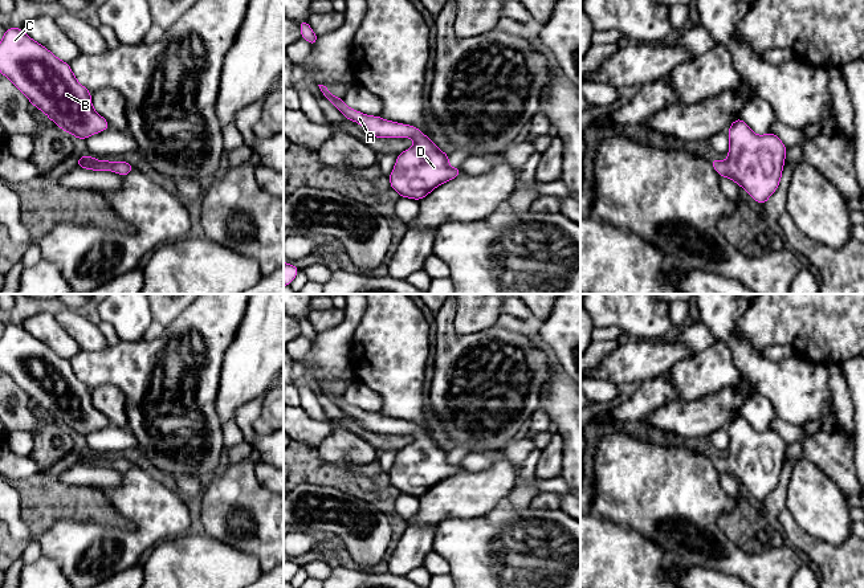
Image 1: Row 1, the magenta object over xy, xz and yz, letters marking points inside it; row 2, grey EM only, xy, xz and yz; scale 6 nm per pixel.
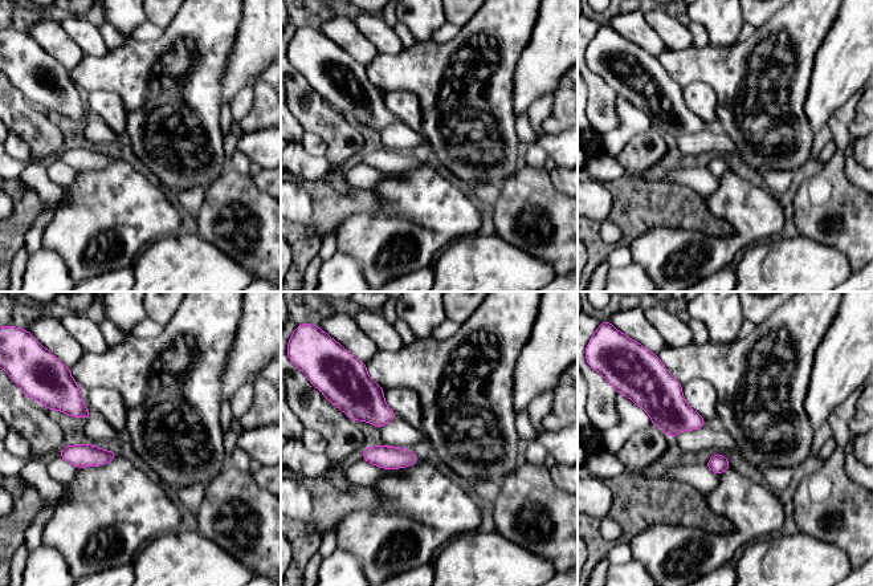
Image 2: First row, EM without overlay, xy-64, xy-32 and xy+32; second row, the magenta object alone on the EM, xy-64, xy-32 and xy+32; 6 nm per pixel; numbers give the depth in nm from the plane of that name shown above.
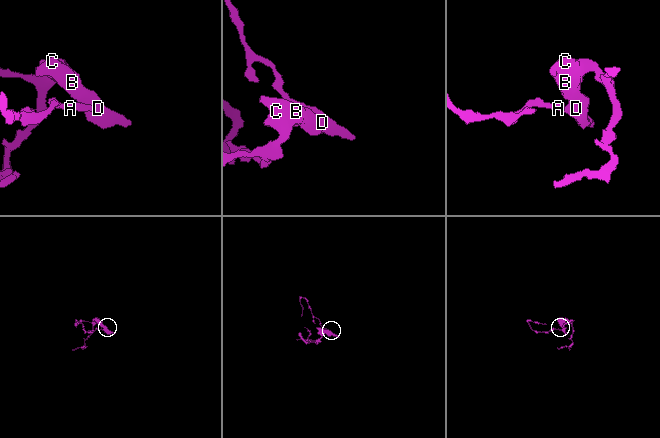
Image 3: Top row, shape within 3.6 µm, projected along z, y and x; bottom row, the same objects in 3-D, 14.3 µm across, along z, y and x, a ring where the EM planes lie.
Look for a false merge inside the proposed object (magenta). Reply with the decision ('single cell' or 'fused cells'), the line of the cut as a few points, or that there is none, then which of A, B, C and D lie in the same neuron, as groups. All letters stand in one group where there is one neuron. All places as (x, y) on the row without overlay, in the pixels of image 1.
single cell; no cut; A B C D

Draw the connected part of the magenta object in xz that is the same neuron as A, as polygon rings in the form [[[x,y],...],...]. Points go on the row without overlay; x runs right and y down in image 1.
[[[318,381],[322,393],[329,396],[345,415],[359,420],[374,434],[411,434],[413,442],[396,453],[390,481],[400,494],[424,495],[439,482],[461,471],[461,465],[449,462],[449,452],[443,449],[421,426],[374,412],[362,411],[345,401],[343,395],[335,393],[330,387]]]

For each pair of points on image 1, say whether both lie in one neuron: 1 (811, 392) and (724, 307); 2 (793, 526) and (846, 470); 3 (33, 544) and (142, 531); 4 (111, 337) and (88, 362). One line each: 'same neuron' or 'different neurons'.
1: same neuron
2: different neurons
3: different neurons
4: different neurons

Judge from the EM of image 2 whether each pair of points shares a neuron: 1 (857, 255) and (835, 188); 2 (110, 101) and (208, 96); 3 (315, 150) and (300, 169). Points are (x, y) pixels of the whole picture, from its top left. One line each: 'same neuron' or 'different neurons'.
1: same neuron
2: different neurons
3: different neurons

